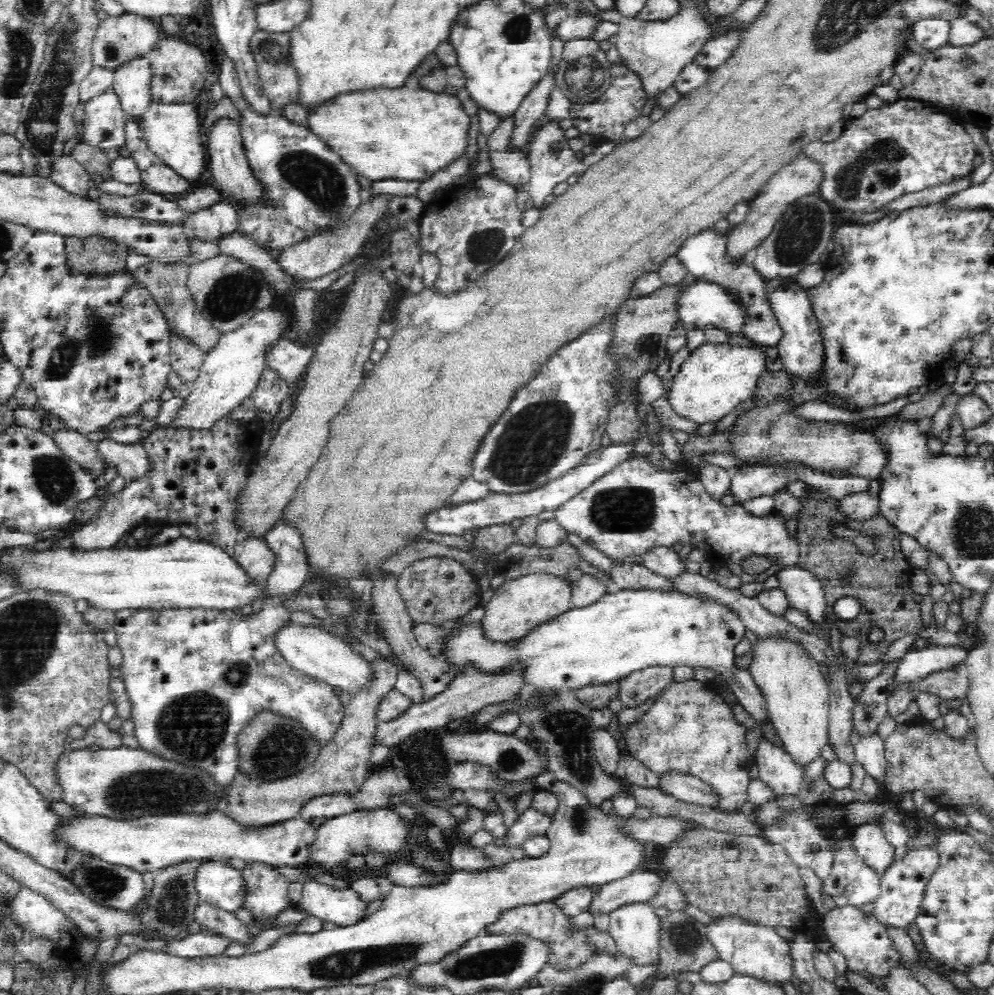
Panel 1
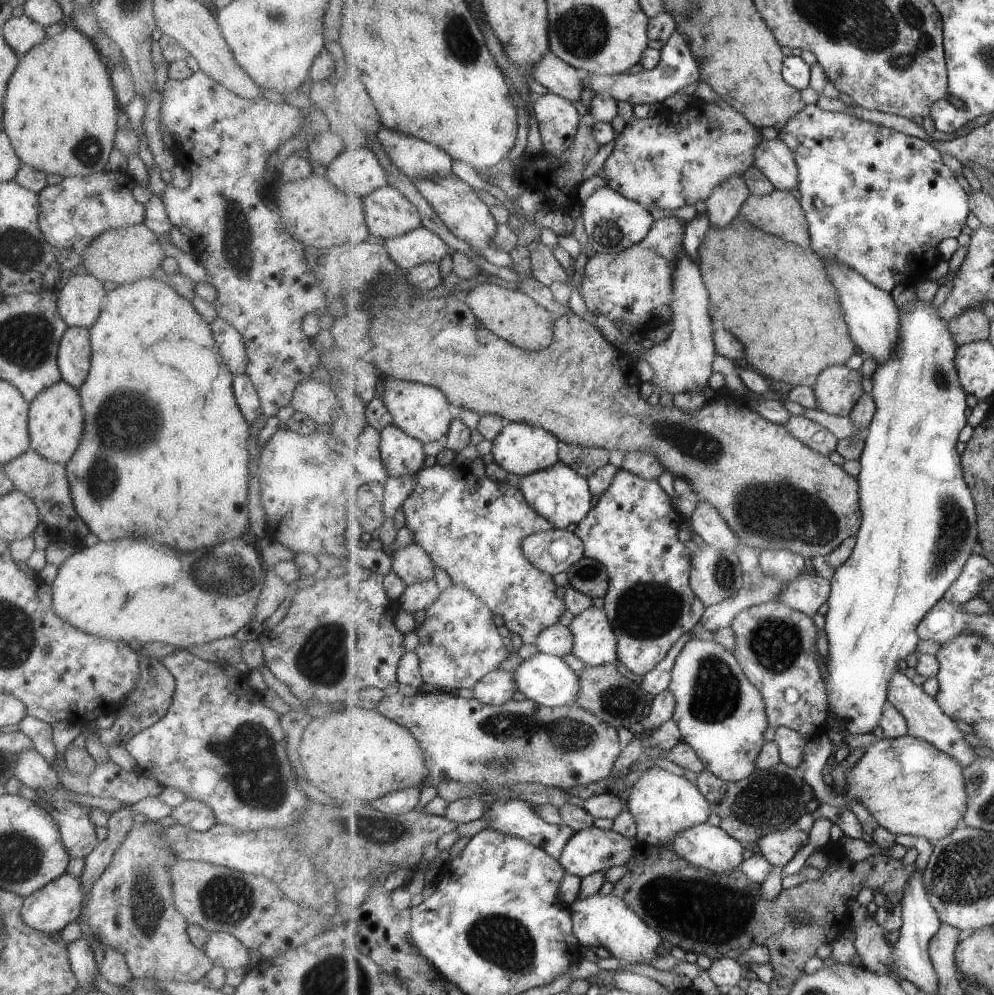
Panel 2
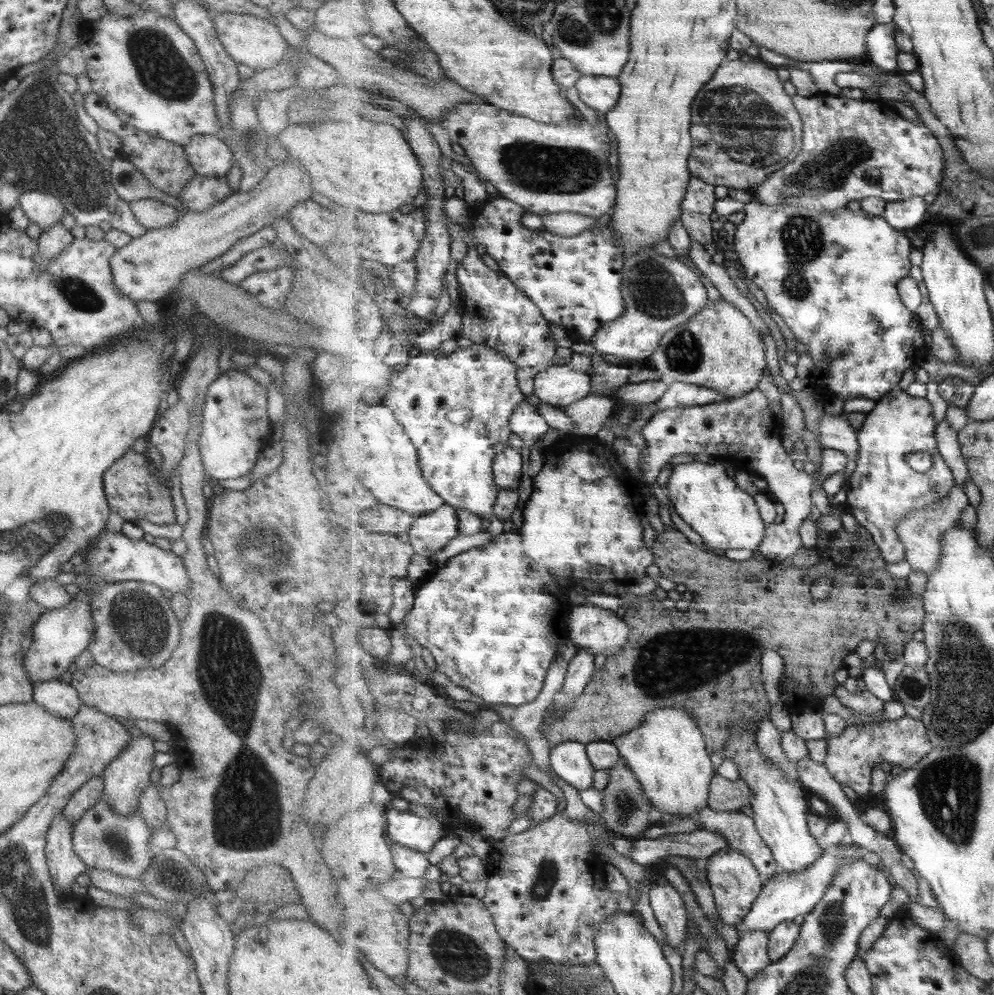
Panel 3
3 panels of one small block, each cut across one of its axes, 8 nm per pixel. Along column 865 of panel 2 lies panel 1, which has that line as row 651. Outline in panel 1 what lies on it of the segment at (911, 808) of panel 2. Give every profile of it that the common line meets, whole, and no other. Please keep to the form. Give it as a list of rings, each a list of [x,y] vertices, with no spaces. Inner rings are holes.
[[[757,636],[757,641],[753,644],[754,660],[748,668],[756,681],[766,703],[766,711],[771,726],[775,730],[776,736],[782,740],[784,750],[790,755],[790,759],[800,769],[806,768],[808,762],[820,756],[820,751],[829,744],[829,696],[826,679],[819,666],[803,647],[795,644],[794,641],[782,638],[762,638]]]

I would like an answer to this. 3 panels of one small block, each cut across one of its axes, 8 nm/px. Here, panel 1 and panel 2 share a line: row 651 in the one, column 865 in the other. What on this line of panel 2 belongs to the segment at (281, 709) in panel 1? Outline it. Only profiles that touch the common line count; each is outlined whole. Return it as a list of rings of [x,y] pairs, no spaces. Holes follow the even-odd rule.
[[[815,104],[807,105],[806,108],[794,118],[789,120],[789,123],[783,128],[783,131],[778,132],[778,137],[784,144],[787,144],[794,153],[799,173],[800,184],[798,190],[801,194],[802,208],[805,210],[806,218],[810,225],[810,234],[812,239],[811,248],[823,257],[836,257],[843,263],[851,266],[855,271],[863,274],[872,284],[886,292],[893,292],[893,288],[900,283],[913,283],[913,270],[919,270],[919,264],[915,262],[915,258],[919,260],[923,254],[923,280],[928,278],[929,272],[933,270],[937,262],[943,260],[942,254],[939,253],[940,245],[950,237],[955,239],[961,234],[963,226],[967,224],[967,218],[972,215],[969,210],[969,196],[965,192],[965,188],[959,184],[959,180],[955,178],[955,174],[951,172],[951,168],[947,168],[947,164],[943,162],[943,156],[937,148],[928,141],[923,141],[918,137],[908,136],[906,133],[893,131],[891,128],[871,123],[854,115],[847,113],[825,112]]]

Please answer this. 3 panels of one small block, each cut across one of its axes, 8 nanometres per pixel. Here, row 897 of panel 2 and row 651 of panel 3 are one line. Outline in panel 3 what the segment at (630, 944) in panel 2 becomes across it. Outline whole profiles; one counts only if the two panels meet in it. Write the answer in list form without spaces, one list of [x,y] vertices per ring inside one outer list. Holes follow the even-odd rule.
[[[589,604],[577,605],[571,609],[568,627],[569,640],[577,647],[577,650],[606,655],[607,660],[622,652],[631,636],[629,623],[619,618],[615,611]]]

